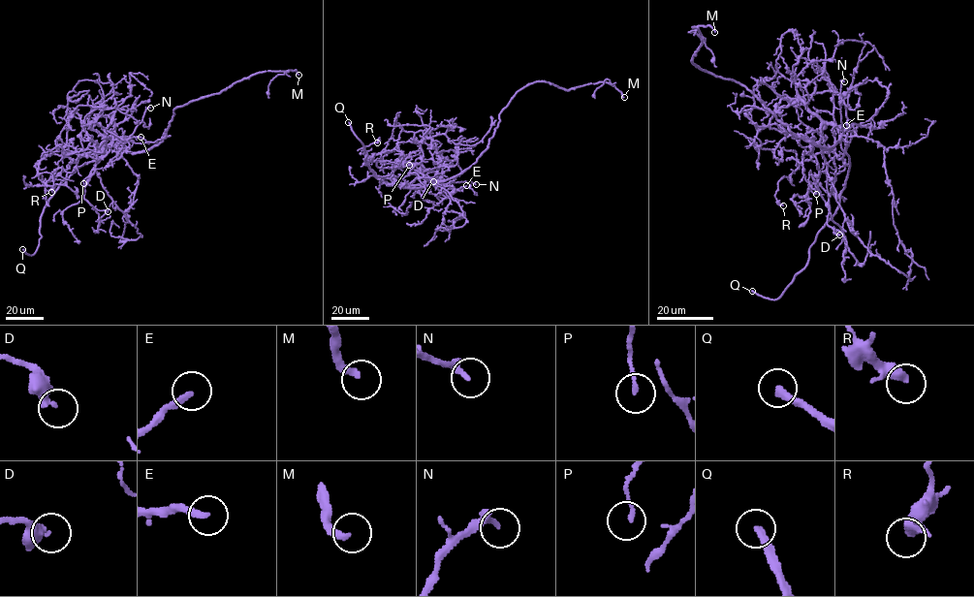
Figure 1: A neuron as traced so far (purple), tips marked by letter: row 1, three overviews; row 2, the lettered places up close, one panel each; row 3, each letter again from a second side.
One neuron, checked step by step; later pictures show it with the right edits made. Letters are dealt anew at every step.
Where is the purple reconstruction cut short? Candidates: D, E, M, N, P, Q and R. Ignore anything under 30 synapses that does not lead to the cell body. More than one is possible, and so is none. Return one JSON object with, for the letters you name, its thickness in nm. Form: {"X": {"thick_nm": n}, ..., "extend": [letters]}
{"E": {"thick_nm": 240}, "M": {"thick_nm": 240}, "Q": {"thick_nm": 320}, "extend": ["E", "M", "Q"]}

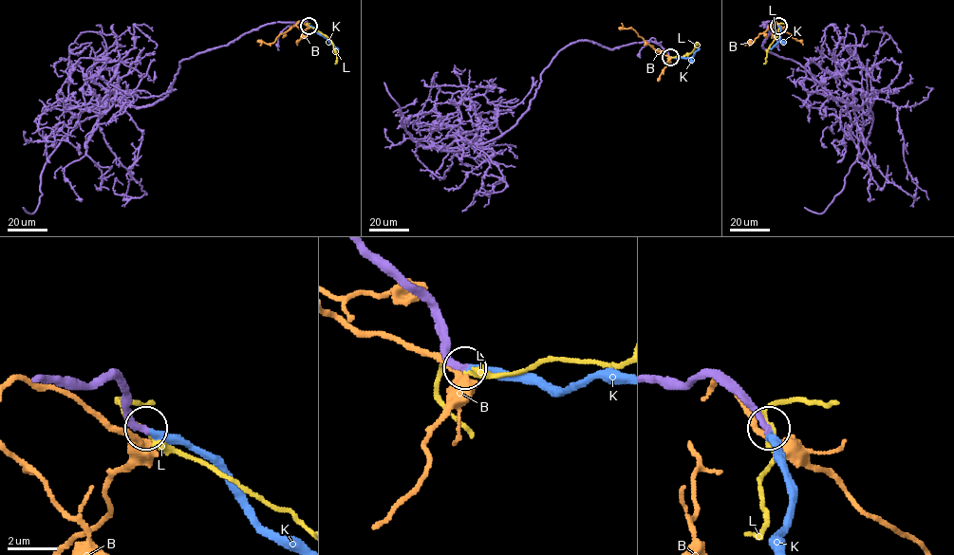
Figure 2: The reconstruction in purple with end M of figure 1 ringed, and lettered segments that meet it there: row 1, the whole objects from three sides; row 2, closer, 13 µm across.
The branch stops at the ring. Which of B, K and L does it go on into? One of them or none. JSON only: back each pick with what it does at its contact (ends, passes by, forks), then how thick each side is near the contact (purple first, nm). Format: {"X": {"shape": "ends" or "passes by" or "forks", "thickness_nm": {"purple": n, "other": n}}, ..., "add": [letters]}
{"K": {"shape": "ends", "thickness_nm": {"purple": 280, "other": 280}}, "add": ["K"]}

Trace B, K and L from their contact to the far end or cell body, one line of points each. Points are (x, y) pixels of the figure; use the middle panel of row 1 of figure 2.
B: (669, 56), (655, 50), (634, 29), (624, 28), (621, 23)
K: (670, 57), (690, 58), (700, 48)
L: (669, 56), (686, 55), (698, 45), (697, 42)

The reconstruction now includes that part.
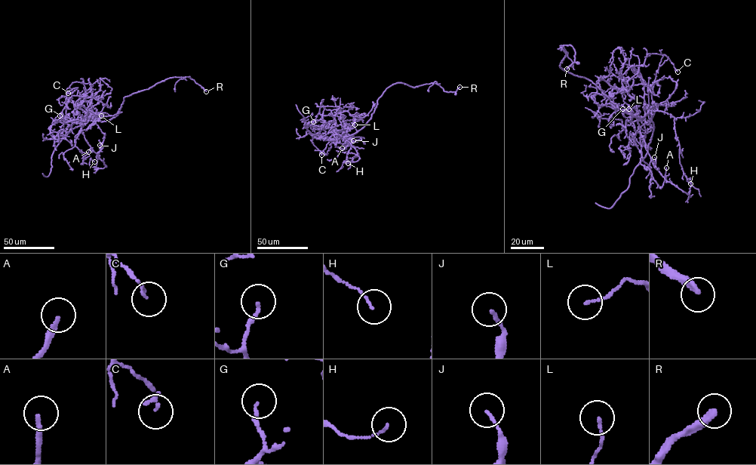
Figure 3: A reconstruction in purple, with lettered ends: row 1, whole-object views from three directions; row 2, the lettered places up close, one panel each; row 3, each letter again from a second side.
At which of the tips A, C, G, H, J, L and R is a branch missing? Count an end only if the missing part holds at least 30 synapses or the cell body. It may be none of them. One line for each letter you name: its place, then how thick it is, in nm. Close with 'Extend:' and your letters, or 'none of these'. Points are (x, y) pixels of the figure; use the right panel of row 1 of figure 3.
R: Place: (566, 69). Thickness 360 nm
Extend: R

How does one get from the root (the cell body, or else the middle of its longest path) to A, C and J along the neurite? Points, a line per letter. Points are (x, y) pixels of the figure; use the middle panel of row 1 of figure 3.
A: (365, 124), (356, 133), (345, 137), (343, 129), (328, 133), (333, 133), (336, 139), (336, 146), (342, 148)
C: (365, 124), (356, 133), (344, 137), (345, 121), (346, 133), (331, 139), (320, 152), (321, 155)
J: (365, 124), (348, 136), (344, 137), (343, 129), (334, 132), (350, 143), (353, 140)

